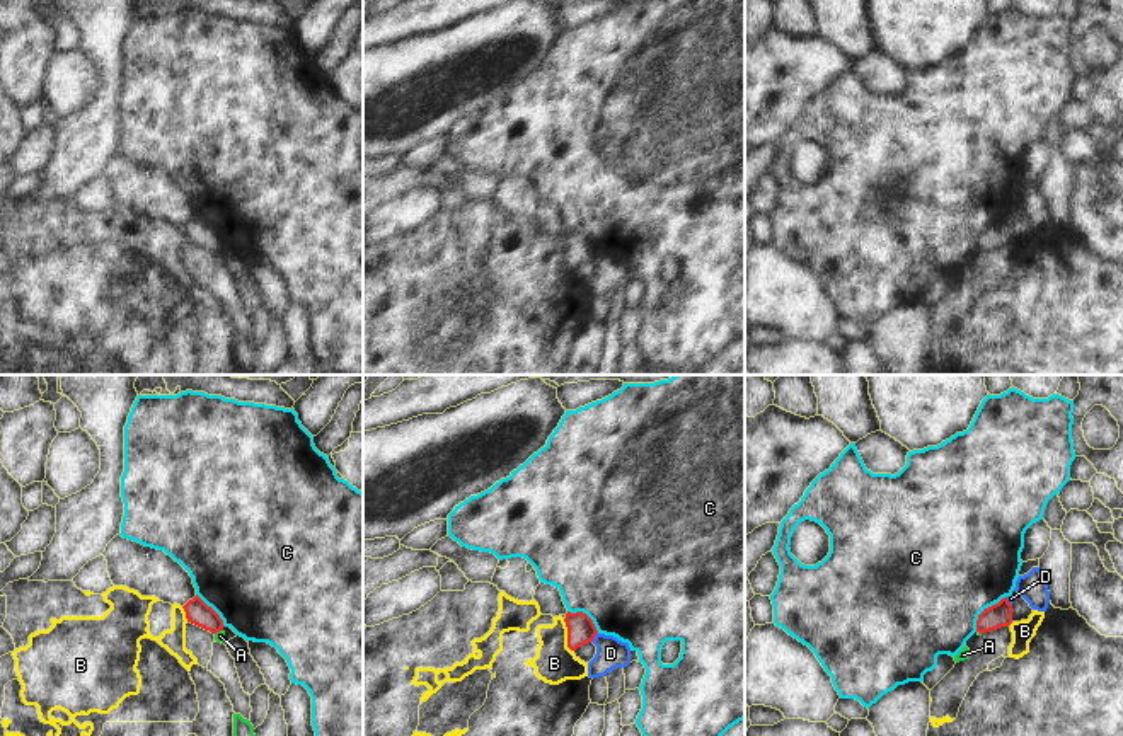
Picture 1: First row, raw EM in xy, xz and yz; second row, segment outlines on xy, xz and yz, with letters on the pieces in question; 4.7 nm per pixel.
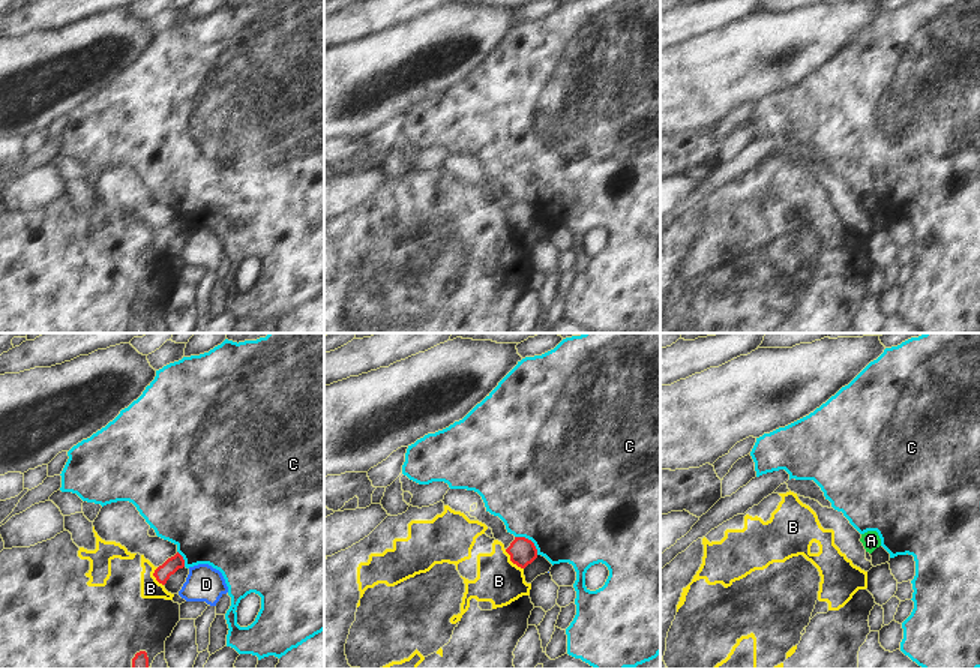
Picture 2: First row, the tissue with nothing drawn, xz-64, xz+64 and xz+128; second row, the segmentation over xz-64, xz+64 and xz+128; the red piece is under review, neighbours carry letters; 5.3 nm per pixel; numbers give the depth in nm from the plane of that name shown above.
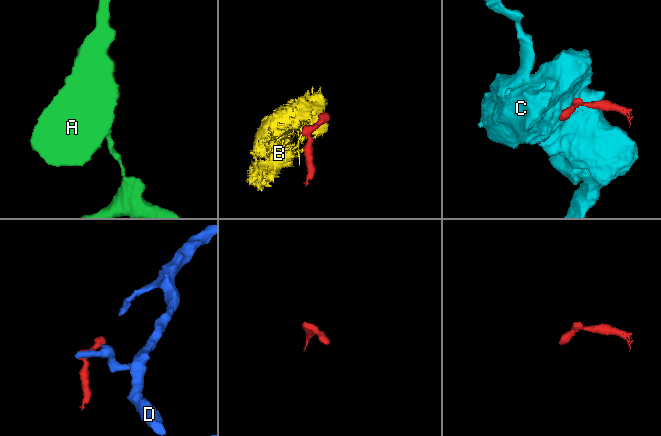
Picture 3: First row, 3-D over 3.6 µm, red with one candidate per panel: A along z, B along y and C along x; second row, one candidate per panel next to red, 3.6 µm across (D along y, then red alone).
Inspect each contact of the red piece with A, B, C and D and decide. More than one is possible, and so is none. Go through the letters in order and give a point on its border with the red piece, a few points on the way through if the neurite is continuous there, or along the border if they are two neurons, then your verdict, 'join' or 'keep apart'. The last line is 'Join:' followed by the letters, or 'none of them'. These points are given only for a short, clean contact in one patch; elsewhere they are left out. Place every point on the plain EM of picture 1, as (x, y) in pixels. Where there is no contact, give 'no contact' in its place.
A: xy (218, 249) | along xy (222, 247), (215, 252) | keep apart
B: xz (568, 254) | along xz (563, 237), (566, 263), (573, 270) | keep apart
C: yz (984, 229) | along yz (1006, 213), (979, 234), (975, 249) | keep apart
D: xz (593, 256) | keep apart
Join: none of them

